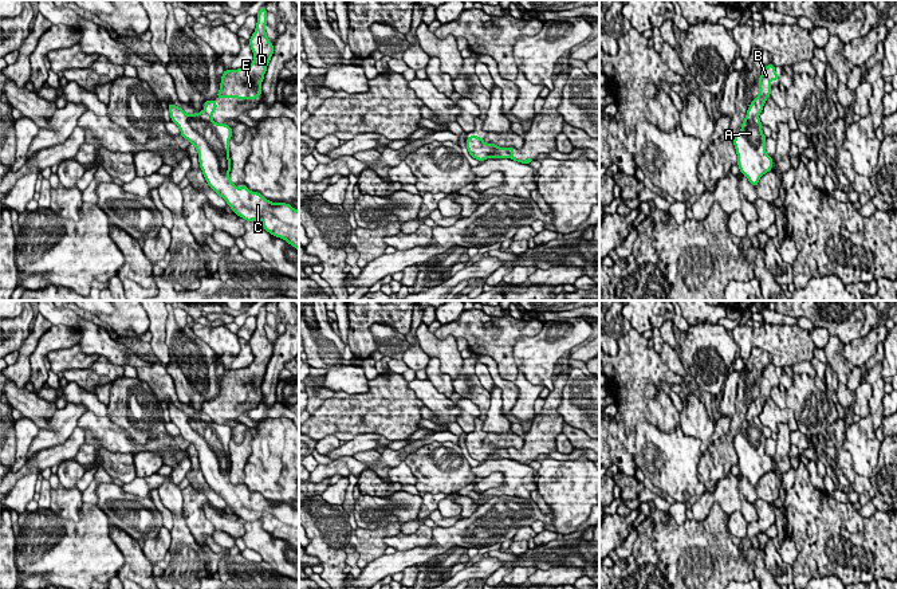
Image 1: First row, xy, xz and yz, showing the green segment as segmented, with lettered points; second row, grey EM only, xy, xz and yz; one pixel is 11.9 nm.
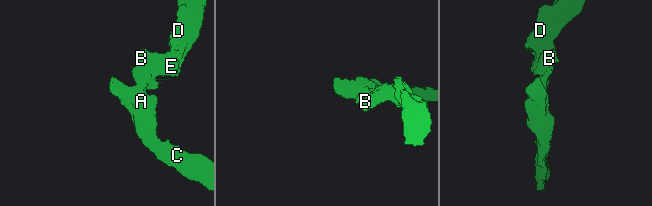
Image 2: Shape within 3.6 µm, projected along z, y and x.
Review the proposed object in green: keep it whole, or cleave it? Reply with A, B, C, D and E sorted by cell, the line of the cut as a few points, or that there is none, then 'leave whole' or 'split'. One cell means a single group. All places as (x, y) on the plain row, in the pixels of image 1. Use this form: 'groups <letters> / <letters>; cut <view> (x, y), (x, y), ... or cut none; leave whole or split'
groups A C / B D E; cut yz (758, 416), (746, 420); split

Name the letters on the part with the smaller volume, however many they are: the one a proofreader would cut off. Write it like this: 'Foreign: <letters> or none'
Foreign: A, C

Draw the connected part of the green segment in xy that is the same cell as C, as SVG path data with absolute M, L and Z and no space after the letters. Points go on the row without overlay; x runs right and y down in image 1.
M169 404L168 409L172 423L180 428L180 435L197 449L200 468L208 486L237 517L245 522L260 521L267 533L284 539L299 551L299 511L287 503L274 504L259 492L251 492L244 483L241 488L231 483L232 428L216 424L204 412L186 415L174 404Z

